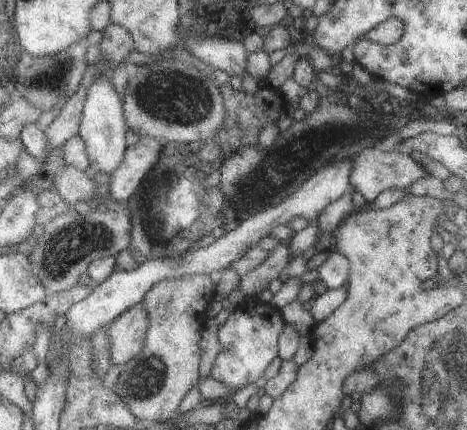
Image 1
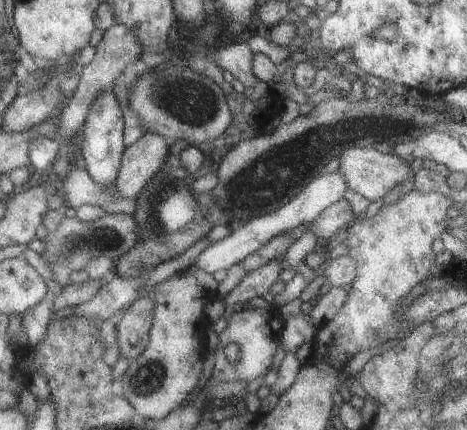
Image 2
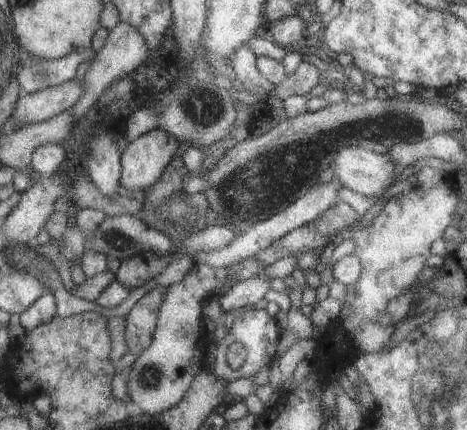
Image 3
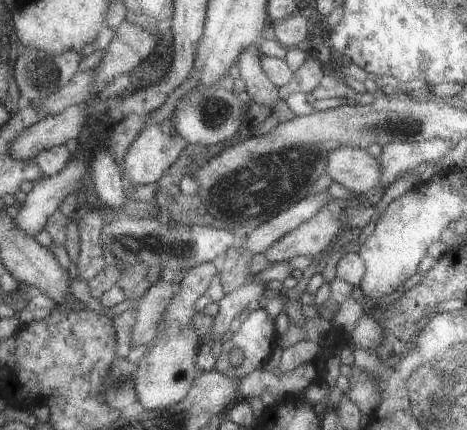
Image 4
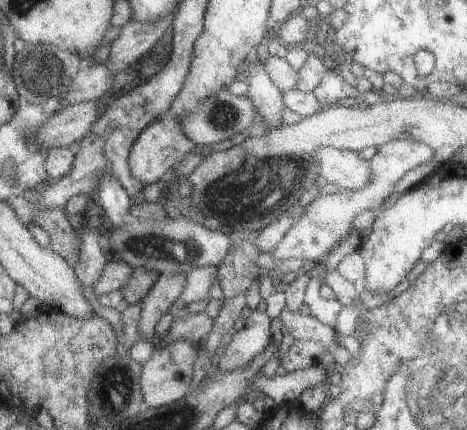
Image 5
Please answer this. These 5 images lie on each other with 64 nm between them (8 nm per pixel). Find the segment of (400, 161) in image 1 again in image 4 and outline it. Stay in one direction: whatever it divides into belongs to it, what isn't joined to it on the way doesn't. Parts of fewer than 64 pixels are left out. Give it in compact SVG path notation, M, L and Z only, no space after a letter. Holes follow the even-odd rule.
M339 148L327 154L325 174L331 182L341 184L357 196L367 196L381 186L381 164L379 158L363 148Z

